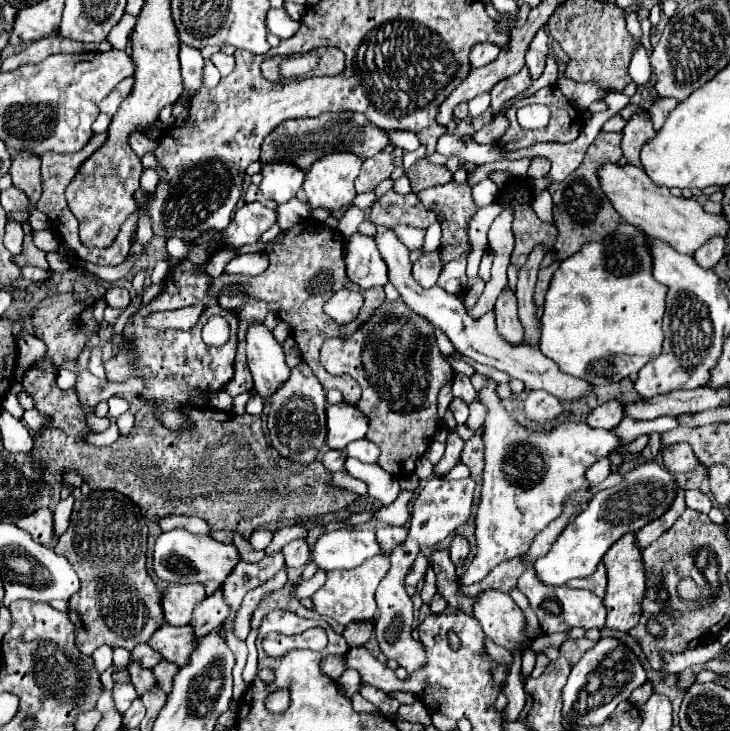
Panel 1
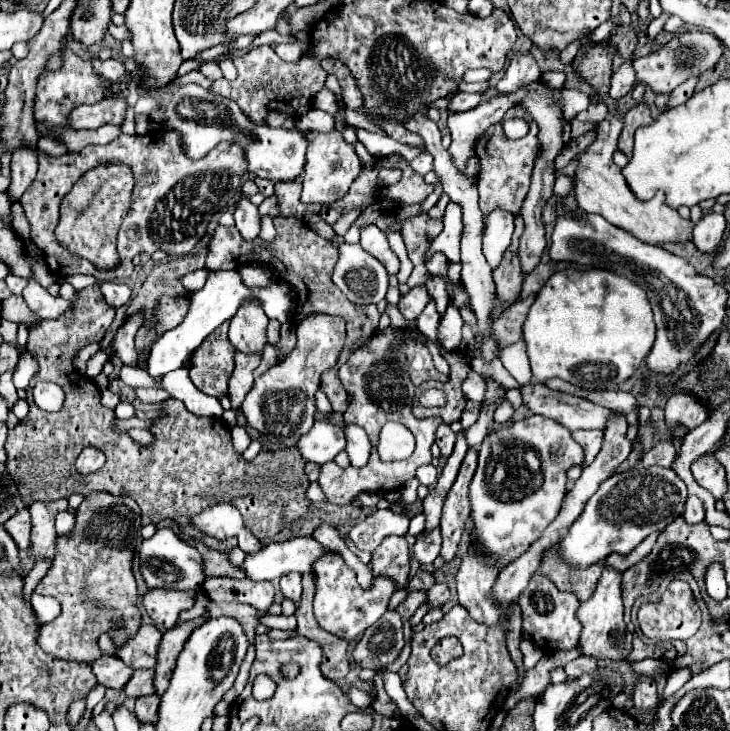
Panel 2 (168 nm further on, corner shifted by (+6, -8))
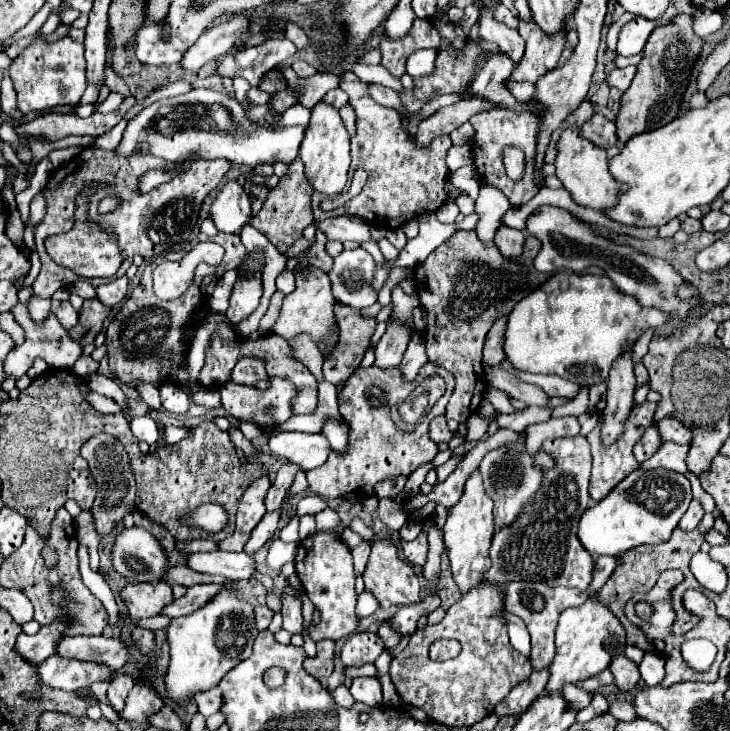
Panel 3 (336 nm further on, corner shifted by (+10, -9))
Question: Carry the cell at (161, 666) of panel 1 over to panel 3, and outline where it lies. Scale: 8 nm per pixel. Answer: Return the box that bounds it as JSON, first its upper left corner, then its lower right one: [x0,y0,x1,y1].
[108,675,134,711]

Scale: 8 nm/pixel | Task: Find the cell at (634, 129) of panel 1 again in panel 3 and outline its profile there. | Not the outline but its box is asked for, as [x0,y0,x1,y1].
[616,13,704,143]

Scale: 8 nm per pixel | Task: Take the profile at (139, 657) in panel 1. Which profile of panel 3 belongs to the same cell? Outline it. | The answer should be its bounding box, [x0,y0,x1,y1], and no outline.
[38,655,110,691]

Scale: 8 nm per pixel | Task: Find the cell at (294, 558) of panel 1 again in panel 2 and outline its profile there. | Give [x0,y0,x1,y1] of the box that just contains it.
[280,574,302,602]

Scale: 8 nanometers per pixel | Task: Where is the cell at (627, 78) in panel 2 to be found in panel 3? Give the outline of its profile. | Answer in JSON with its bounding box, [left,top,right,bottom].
[554,125,620,211]

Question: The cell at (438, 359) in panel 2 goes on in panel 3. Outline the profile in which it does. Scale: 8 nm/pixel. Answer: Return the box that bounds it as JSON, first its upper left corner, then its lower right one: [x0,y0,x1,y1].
[374,321,410,369]

